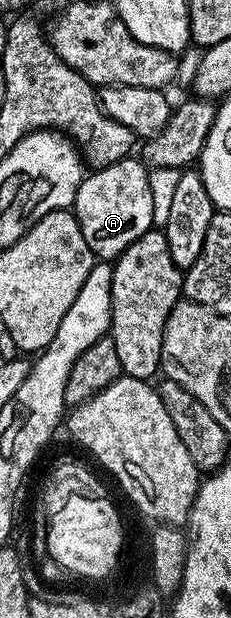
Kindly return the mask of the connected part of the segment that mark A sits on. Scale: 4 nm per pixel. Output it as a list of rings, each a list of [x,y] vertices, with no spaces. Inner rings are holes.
[[[129,157],[85,174],[80,182],[74,214],[97,260],[115,261],[142,233],[153,230],[154,197],[150,197],[148,172],[139,158]]]

